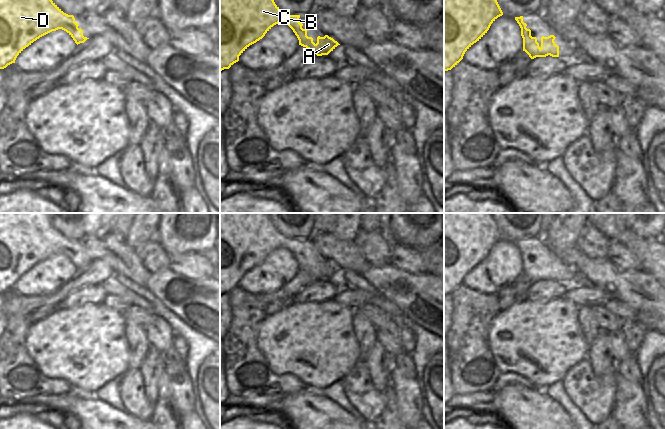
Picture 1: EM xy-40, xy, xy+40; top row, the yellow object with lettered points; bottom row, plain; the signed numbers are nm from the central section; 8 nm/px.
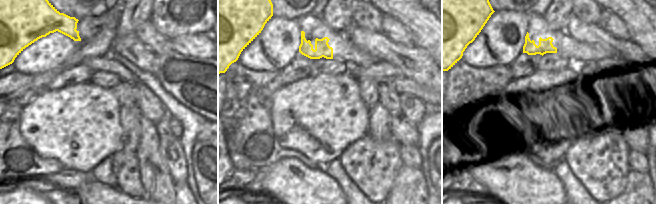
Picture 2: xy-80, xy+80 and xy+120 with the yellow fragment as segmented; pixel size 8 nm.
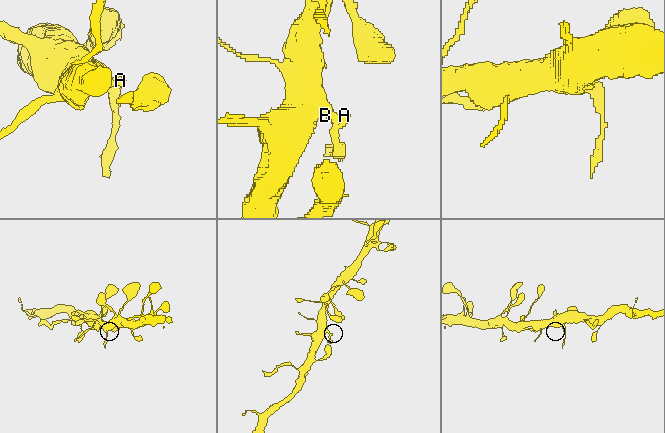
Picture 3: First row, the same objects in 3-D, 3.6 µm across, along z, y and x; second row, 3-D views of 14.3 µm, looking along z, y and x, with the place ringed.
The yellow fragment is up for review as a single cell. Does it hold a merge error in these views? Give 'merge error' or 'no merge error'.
merge error

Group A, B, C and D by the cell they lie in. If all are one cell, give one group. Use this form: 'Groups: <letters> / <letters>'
Groups: A / B C D.

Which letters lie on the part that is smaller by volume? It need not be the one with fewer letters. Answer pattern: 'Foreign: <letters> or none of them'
Foreign: A

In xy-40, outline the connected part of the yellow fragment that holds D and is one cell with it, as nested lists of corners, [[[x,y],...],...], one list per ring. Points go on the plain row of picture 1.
[[[0,213],[0,293],[15,287],[17,280],[40,261],[58,253],[66,255],[78,269],[84,267],[83,254],[78,252],[73,239],[64,237],[45,213]]]

